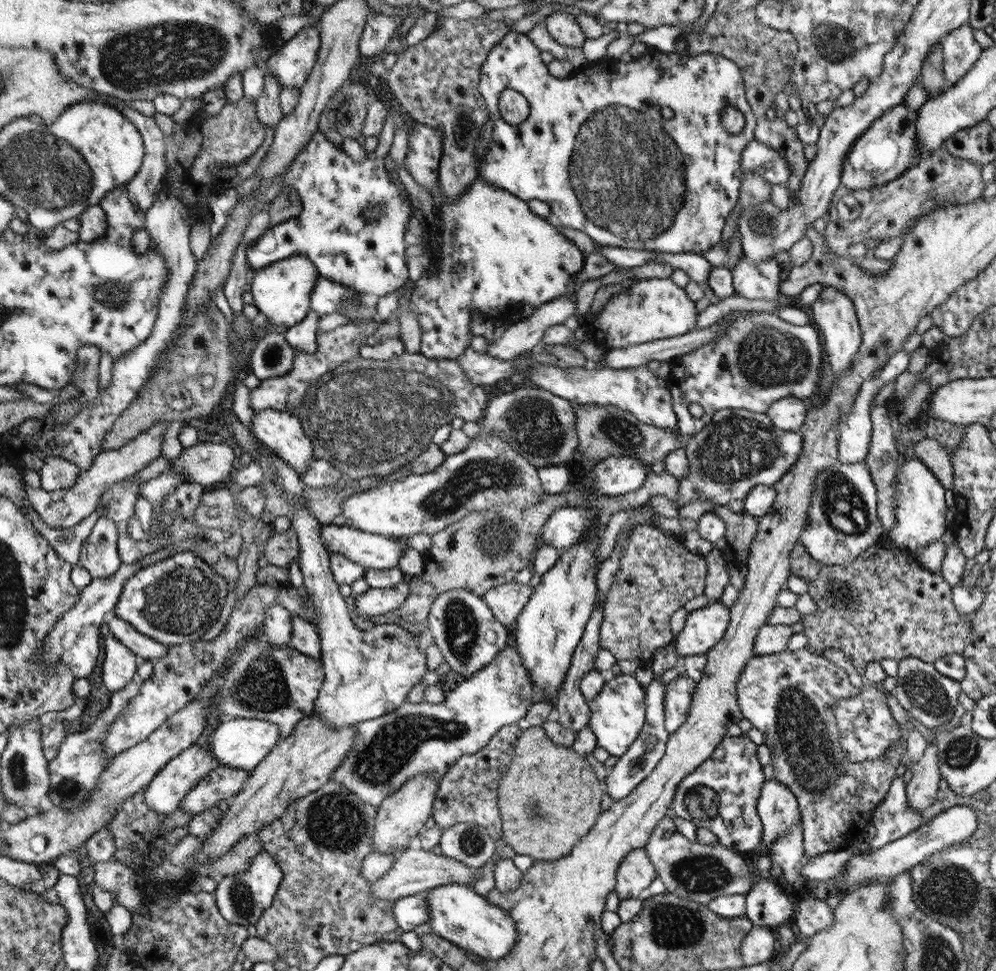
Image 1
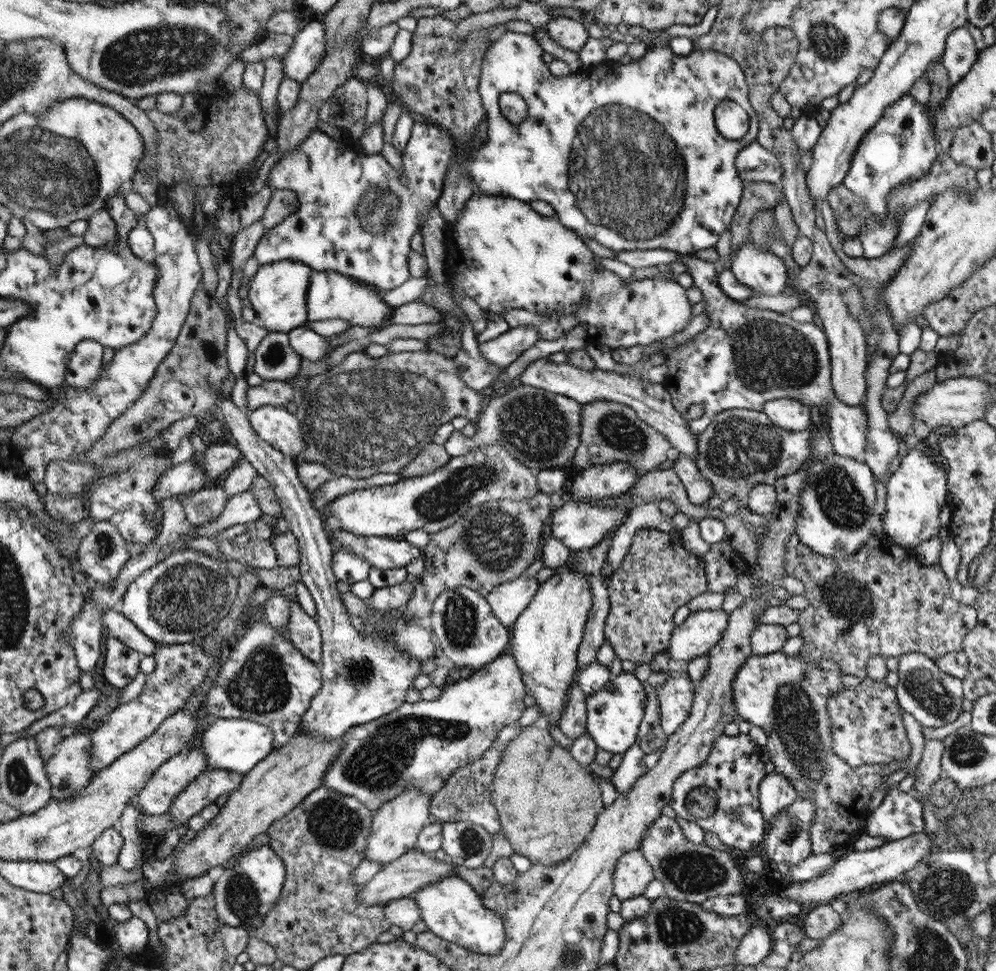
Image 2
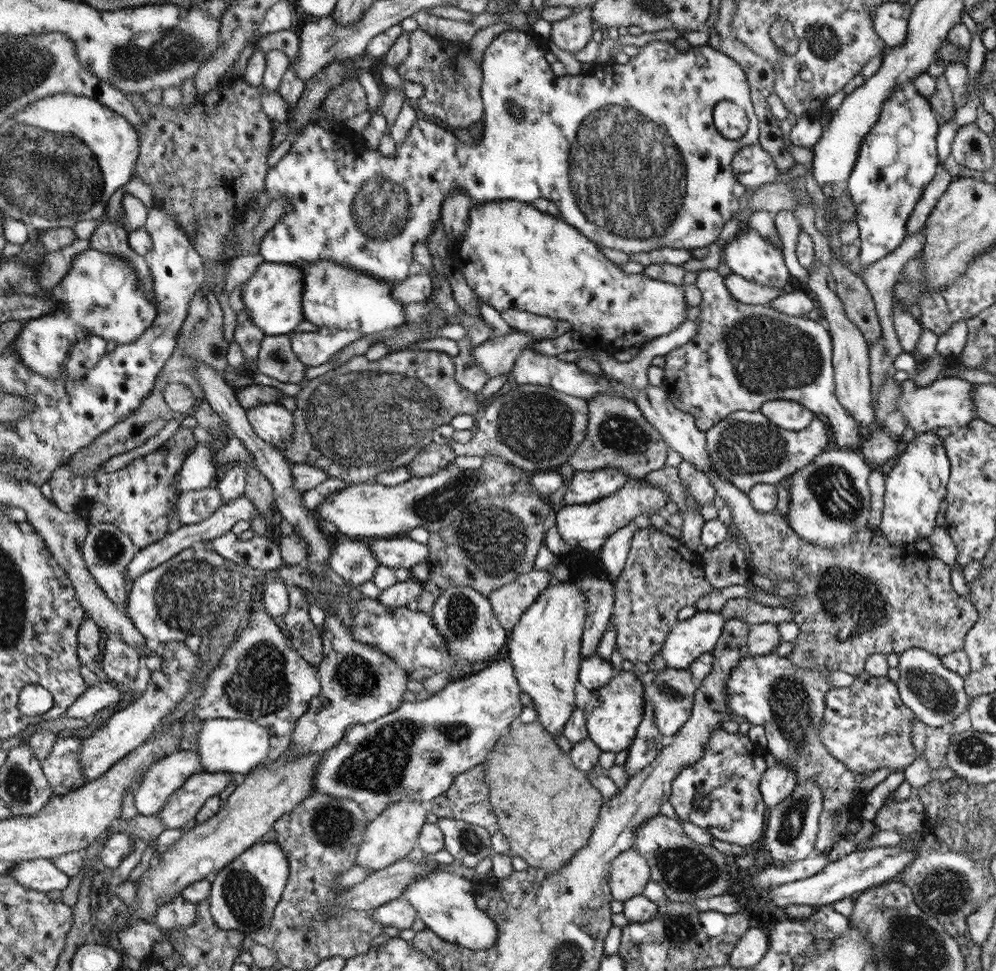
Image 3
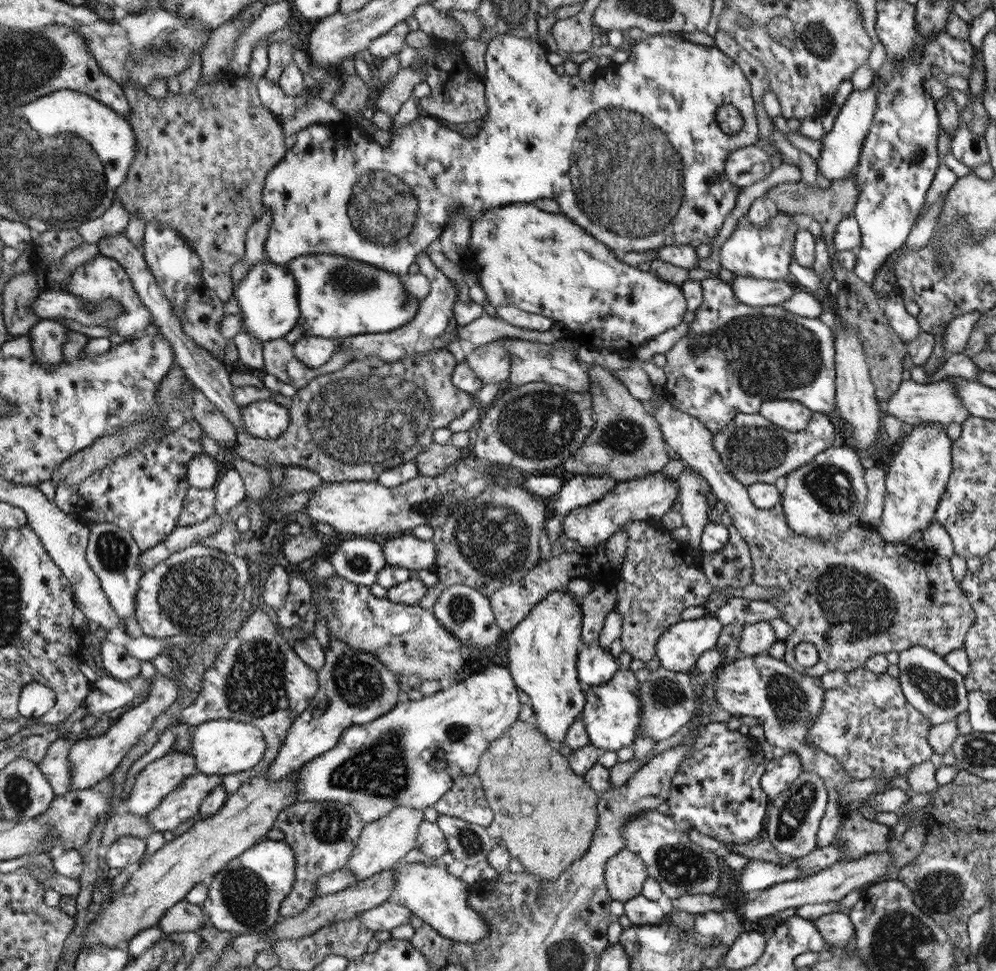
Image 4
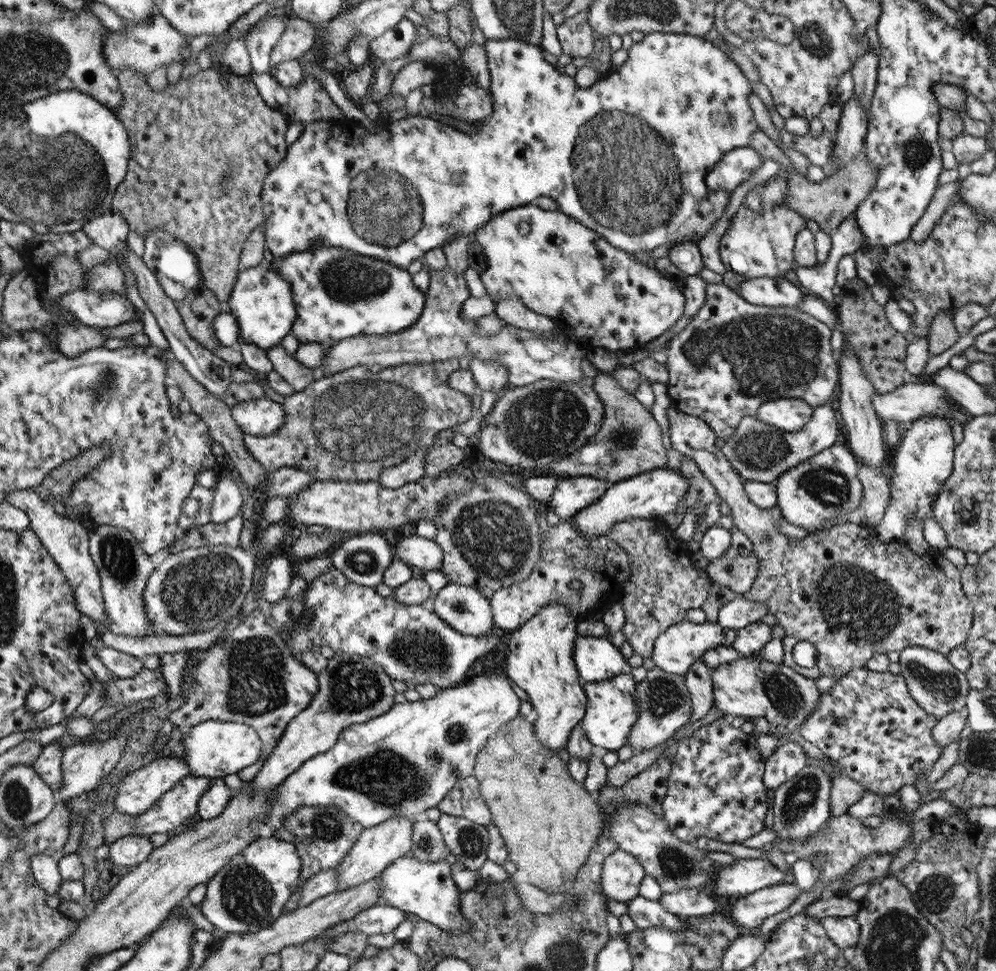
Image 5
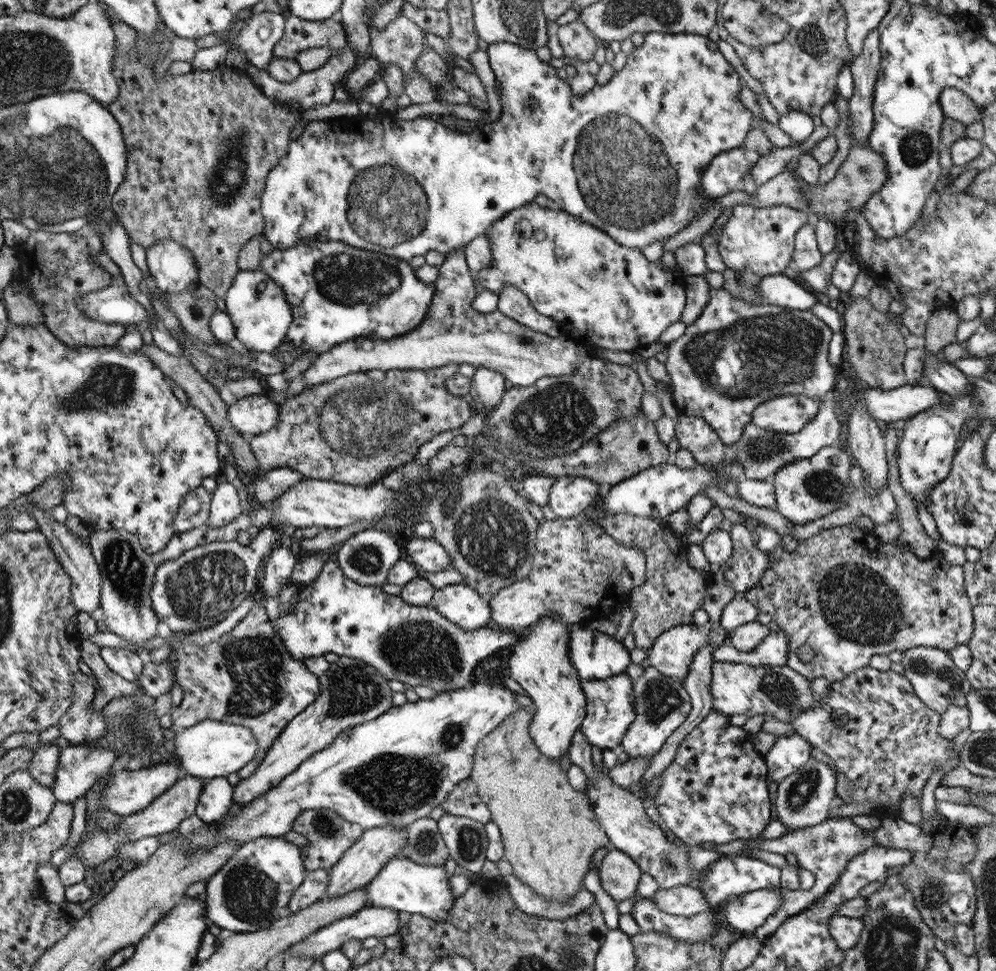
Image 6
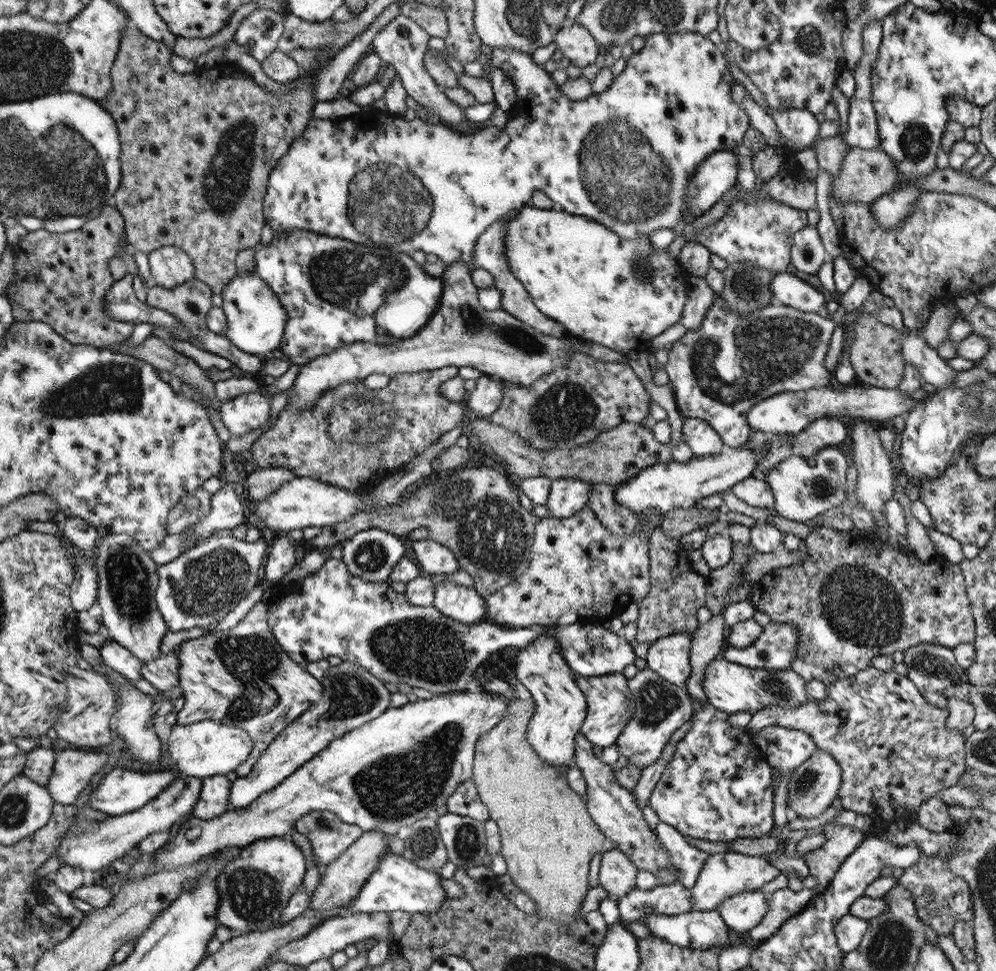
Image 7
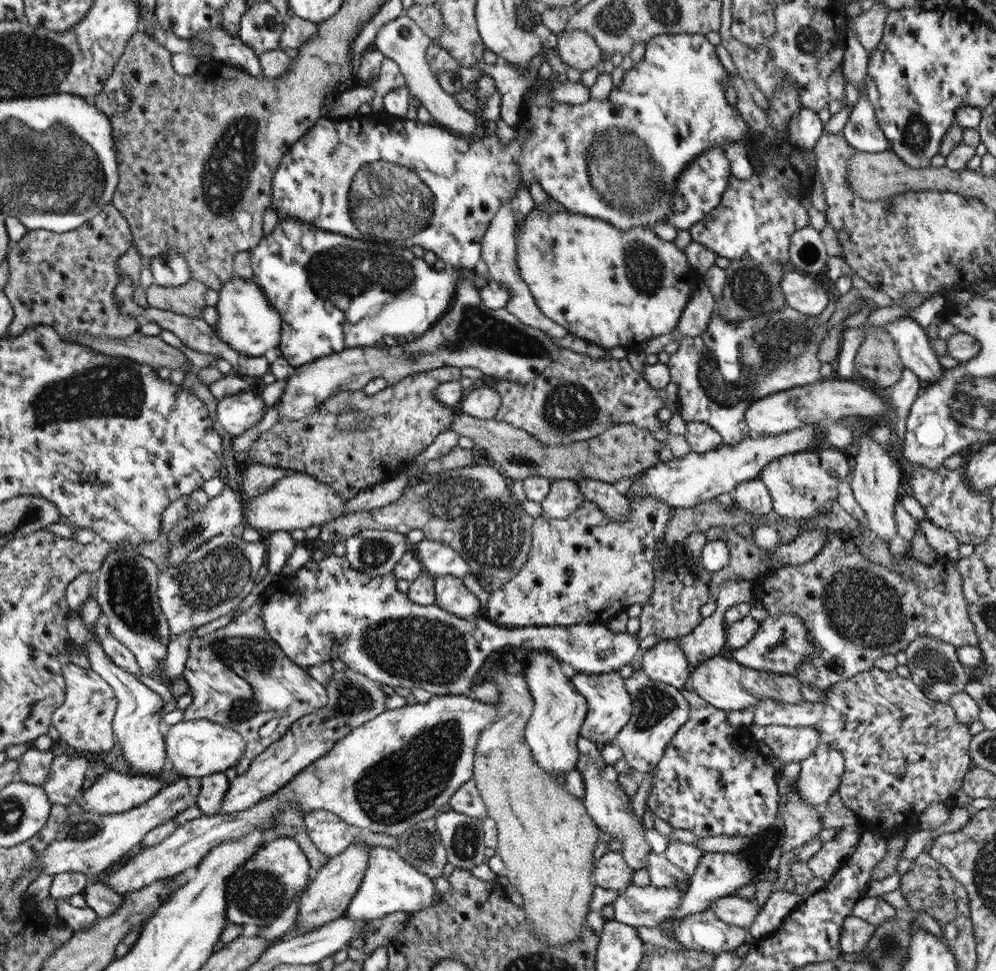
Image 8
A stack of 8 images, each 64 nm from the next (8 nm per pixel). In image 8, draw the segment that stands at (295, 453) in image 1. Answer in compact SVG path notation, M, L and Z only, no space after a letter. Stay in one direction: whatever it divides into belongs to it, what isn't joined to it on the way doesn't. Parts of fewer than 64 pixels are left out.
M251 390L224 397L218 401L218 422L232 438L252 428L264 415L266 404L261 396Z

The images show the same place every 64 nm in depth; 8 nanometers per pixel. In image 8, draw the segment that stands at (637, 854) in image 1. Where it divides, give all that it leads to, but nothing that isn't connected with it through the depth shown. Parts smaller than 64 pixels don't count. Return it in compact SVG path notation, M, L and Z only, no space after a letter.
M606 851L593 870L595 886L612 891L624 892L632 884L632 876L633 871L620 851Z

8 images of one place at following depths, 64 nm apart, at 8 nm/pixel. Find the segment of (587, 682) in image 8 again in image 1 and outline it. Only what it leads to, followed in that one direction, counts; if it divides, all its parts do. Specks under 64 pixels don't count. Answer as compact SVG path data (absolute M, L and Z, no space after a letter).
M634 675L609 676L598 696L588 704L591 714L588 725L596 735L597 745L604 747L610 756L621 757L642 730L646 714L645 688Z

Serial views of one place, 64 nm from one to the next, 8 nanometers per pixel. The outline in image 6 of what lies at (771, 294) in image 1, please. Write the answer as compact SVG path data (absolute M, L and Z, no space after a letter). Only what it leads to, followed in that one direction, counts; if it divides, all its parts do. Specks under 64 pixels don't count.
M736 205L724 227L718 233L718 250L724 264L732 270L750 270L761 276L783 274L793 265L795 236L808 222L808 210L789 206L756 208L752 205Z

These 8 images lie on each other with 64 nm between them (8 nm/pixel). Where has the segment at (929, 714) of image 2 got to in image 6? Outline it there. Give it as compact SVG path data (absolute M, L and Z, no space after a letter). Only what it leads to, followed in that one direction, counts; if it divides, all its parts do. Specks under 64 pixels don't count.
M916 646L902 653L901 664L904 667L903 676L911 682L915 696L929 709L943 715L951 704L967 706L967 696L973 688L966 672L954 665L949 651L929 646Z

